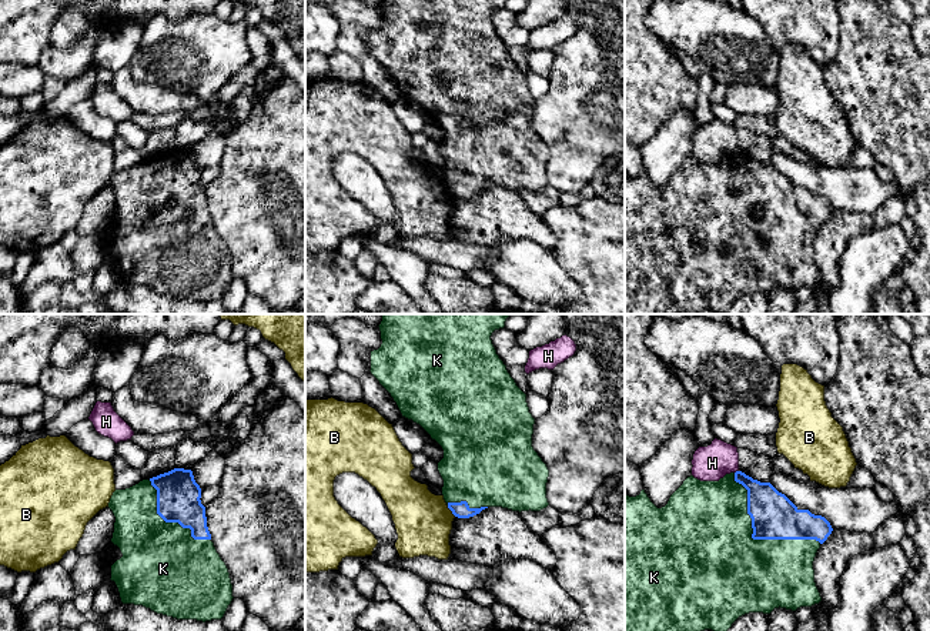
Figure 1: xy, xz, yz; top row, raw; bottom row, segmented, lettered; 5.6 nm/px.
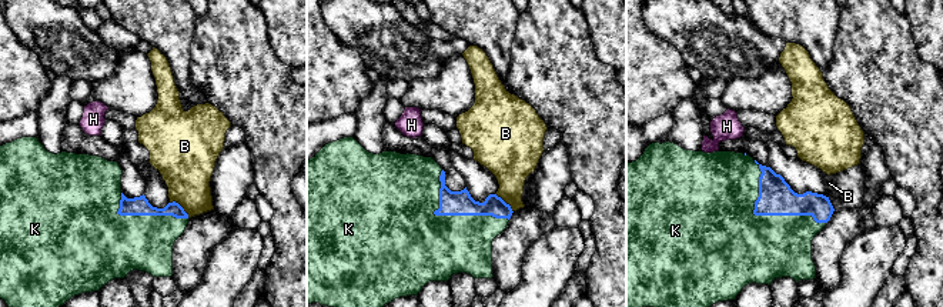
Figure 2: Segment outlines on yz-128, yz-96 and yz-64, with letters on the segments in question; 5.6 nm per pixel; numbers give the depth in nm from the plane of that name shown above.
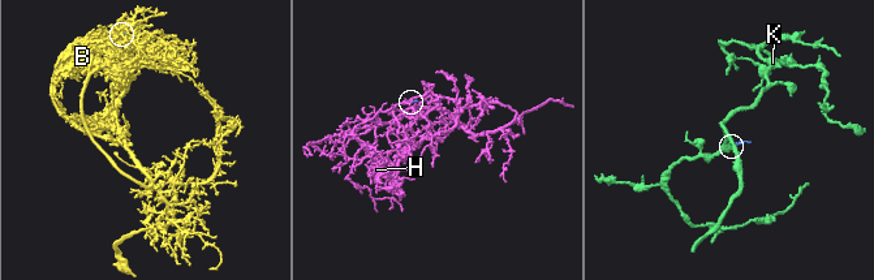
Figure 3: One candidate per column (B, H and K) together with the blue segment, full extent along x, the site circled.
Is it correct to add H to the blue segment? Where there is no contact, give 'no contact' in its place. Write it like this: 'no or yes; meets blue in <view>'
no; meets blue in yz

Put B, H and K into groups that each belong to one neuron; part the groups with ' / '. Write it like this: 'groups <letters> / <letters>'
groups B / H / K

